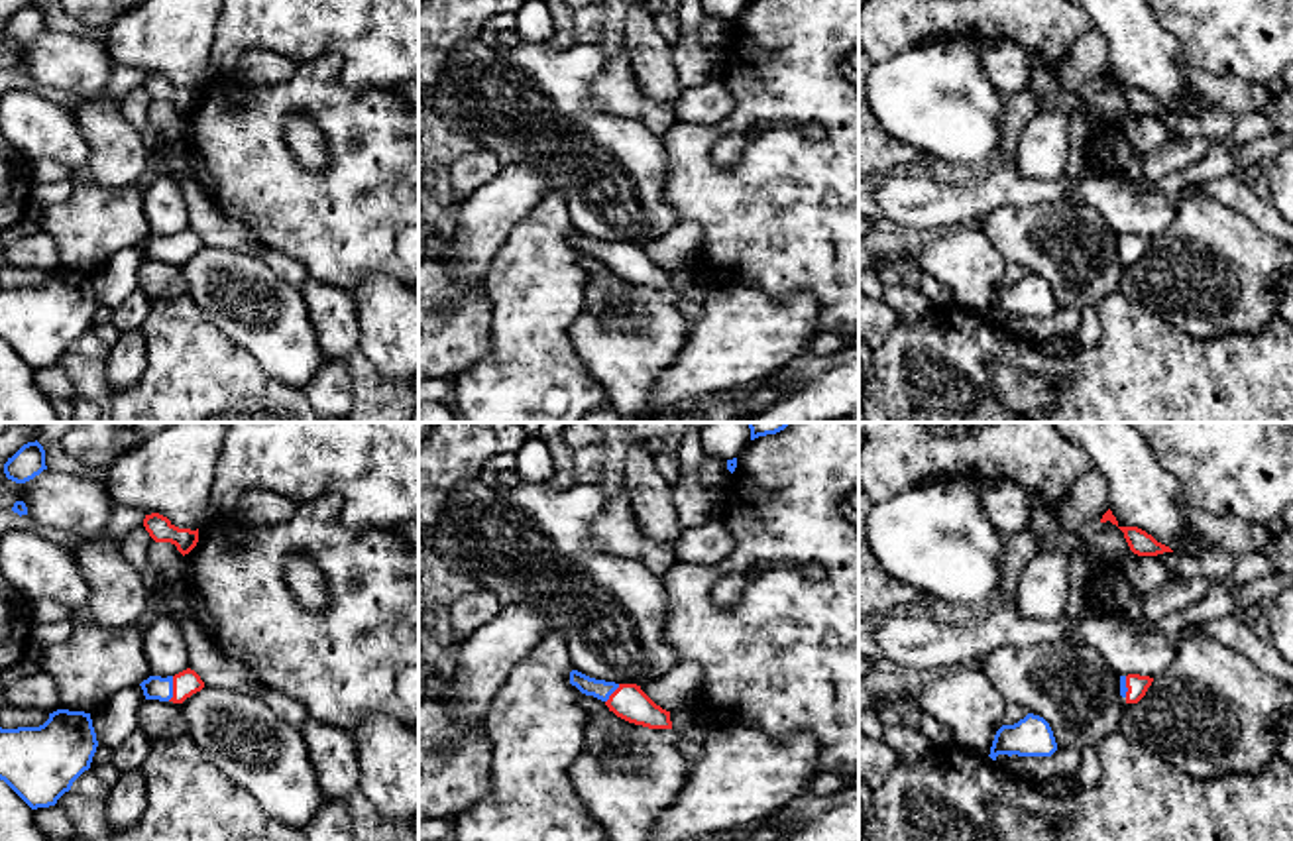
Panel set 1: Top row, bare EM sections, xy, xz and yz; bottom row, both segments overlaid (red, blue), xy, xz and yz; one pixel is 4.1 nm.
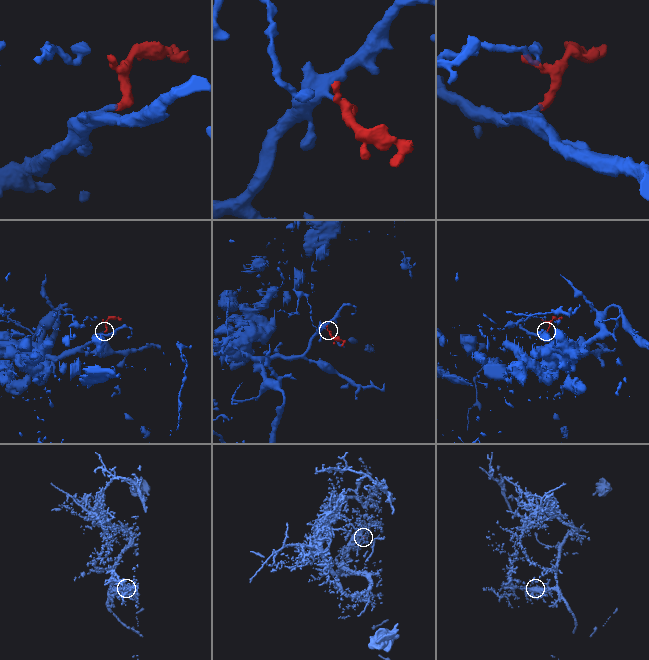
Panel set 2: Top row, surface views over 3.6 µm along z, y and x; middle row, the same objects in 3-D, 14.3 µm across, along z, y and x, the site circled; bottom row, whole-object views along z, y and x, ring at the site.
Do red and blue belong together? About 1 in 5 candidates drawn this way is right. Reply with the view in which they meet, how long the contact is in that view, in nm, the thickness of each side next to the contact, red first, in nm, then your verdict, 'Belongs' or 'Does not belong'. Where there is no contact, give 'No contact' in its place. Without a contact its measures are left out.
Touches red in xy. Shared border 110 nm. Thickness 110 nm (red) against 100 nm. Belongs

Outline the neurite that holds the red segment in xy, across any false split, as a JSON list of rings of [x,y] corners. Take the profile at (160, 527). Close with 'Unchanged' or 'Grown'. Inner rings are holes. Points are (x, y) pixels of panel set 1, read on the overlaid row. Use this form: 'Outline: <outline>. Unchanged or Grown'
Outline: [[[159,513],[145,515],[143,527],[155,542],[171,542],[183,556],[198,542],[198,529],[179,529]]]. Unchanged

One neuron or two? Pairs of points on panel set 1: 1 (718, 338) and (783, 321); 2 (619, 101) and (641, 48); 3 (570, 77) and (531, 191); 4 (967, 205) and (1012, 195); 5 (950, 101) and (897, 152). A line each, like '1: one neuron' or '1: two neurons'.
1: one neuron
2: two neurons
3: two neurons
4: one neuron
5: two neurons

